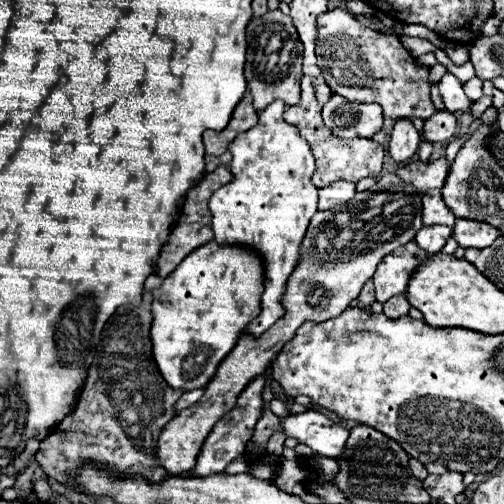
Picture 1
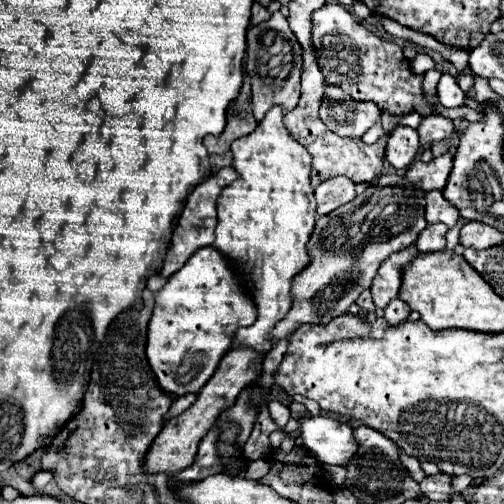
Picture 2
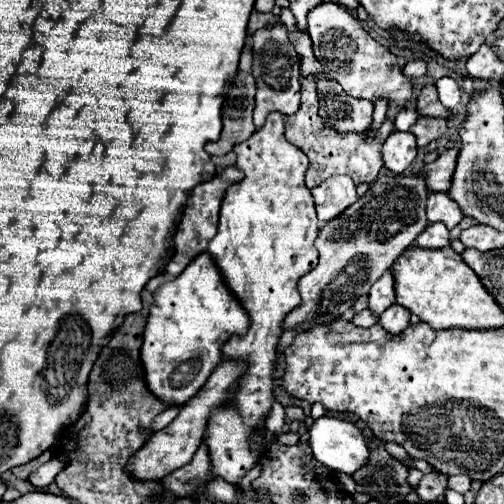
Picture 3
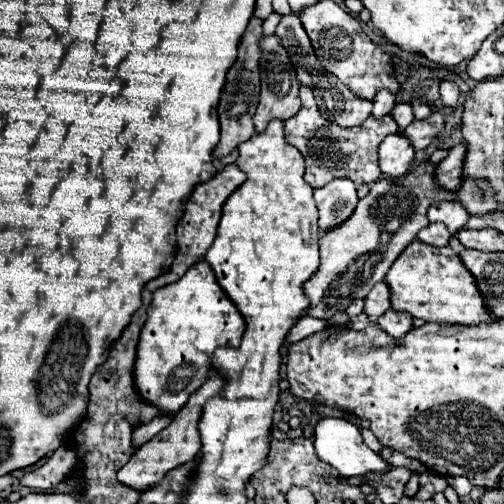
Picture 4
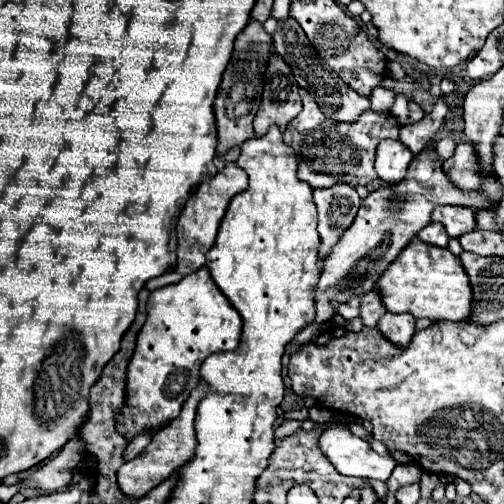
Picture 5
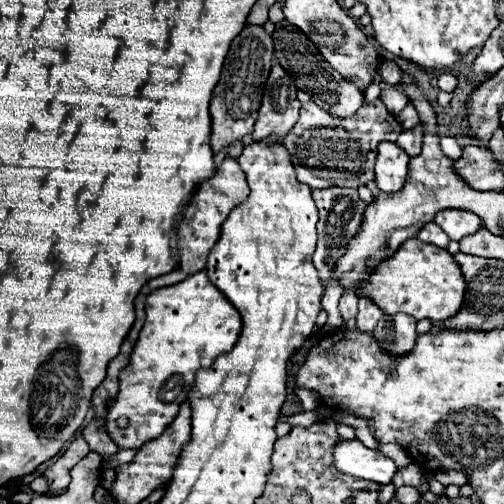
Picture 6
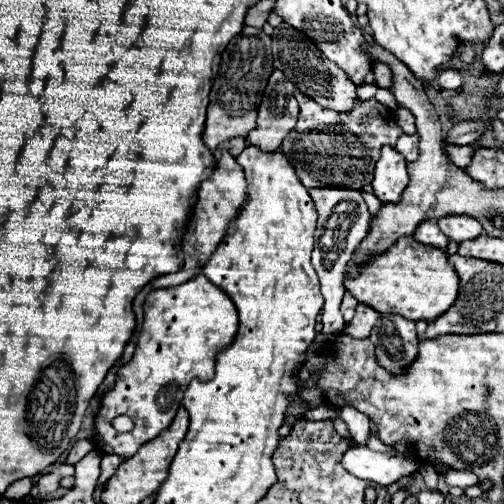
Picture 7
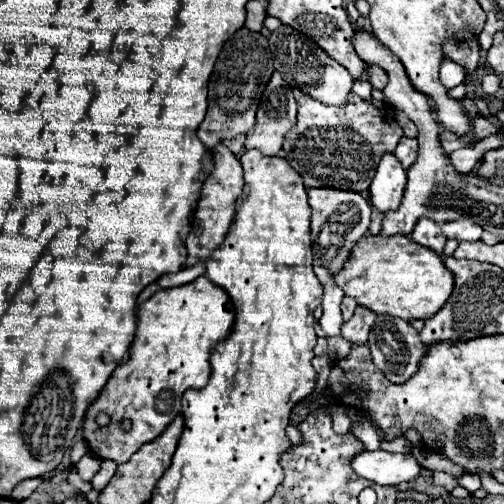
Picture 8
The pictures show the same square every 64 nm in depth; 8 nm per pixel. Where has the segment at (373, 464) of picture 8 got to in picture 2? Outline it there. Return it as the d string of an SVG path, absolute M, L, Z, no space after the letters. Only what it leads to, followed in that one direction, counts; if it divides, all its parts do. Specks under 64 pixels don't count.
M302 416L298 430L304 446L326 464L348 464L356 452L352 428L330 416Z

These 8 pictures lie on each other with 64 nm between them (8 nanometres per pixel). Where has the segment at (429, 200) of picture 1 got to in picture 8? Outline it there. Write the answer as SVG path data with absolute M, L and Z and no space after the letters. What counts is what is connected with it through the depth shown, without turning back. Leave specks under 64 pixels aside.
M460 218L460 220L452 220L452 222L444 222L442 232L444 232L446 238L458 240L458 242L462 242L462 240L480 240L482 226L478 226L470 218Z

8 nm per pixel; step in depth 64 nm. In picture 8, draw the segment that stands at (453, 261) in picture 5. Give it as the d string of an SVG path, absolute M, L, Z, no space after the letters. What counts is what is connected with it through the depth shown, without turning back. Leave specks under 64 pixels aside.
M364 236L352 252L348 264L336 276L336 284L360 306L376 314L390 314L402 320L428 320L452 296L454 274L446 268L444 258L430 248L420 248L410 236Z

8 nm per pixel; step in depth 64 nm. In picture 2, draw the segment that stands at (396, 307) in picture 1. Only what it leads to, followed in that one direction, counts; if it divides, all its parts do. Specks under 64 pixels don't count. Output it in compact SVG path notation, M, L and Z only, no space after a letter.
M394 298L386 308L384 308L384 318L388 320L388 324L400 324L400 322L404 322L406 318L408 318L408 314L410 314L410 306L404 302L404 300L400 300L400 298Z

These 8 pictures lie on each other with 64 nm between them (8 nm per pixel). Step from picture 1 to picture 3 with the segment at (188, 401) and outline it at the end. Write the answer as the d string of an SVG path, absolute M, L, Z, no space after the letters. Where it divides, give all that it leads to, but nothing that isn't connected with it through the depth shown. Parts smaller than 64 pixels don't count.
M168 406L162 414L158 414L158 416L156 416L156 420L154 420L154 424L152 424L154 432L156 432L156 430L160 430L160 428L166 428L166 426L176 418L176 414L180 412L180 408L182 408L182 406Z

